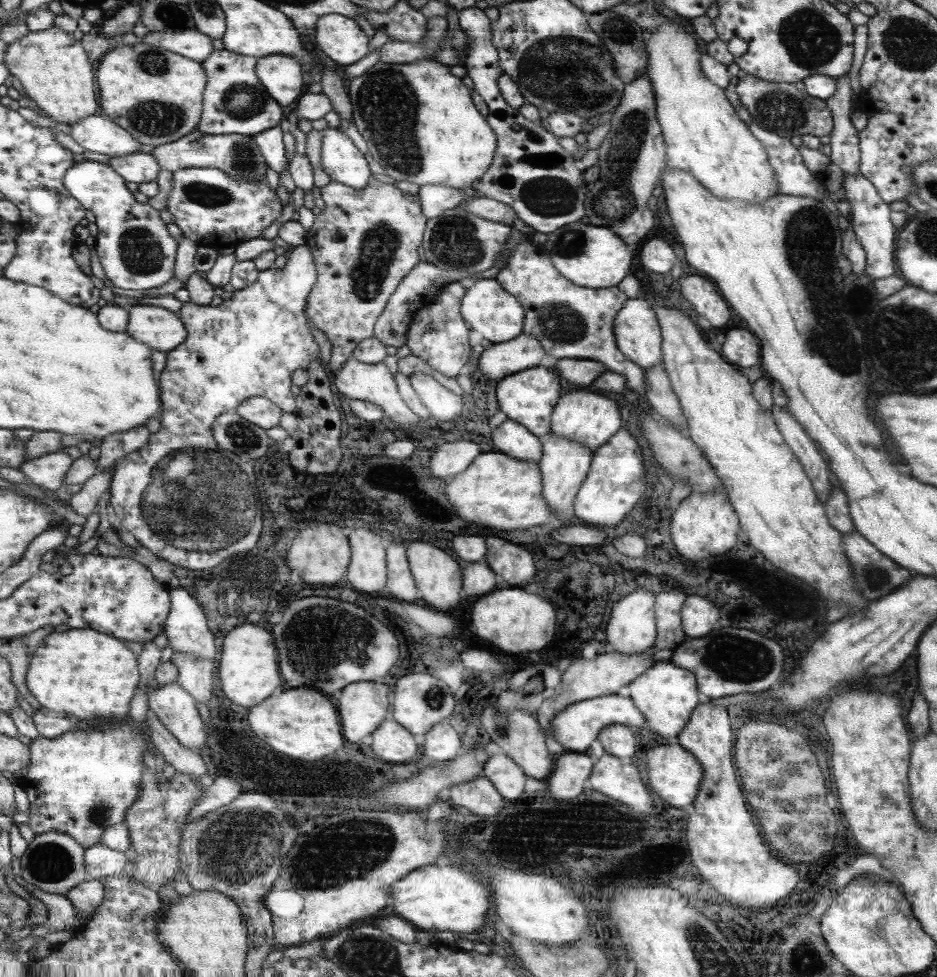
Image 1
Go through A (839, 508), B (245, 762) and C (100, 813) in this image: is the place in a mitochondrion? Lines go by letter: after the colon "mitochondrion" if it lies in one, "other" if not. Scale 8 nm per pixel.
A: other
B: other
C: mitochondrion

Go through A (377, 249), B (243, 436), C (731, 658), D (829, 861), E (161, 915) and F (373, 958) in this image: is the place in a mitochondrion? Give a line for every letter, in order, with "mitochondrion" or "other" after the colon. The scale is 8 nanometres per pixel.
A: mitochondrion
B: mitochondrion
C: mitochondrion
D: other
E: other
F: mitochondrion

